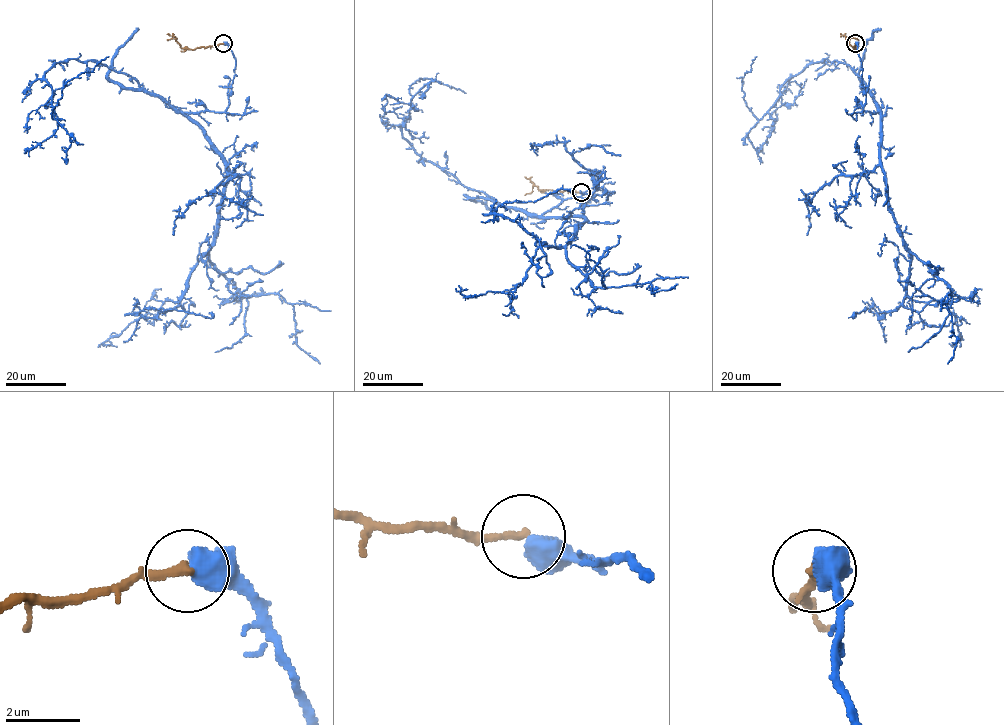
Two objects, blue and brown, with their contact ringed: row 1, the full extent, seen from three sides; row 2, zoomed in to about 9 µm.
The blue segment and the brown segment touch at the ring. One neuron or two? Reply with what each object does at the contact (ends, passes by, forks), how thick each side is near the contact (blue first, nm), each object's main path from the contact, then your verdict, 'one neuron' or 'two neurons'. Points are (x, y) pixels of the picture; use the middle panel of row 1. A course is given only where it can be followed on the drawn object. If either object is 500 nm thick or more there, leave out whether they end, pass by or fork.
calibres 650 and 200 nm; course blue (581, 192), (593, 197), (562, 200), (541, 215), (586, 221), (565, 246), (549, 246), (495, 212), (566, 189); course brown (581, 192), (540, 190), (534, 185), (532, 191), (524, 195); one neuron

